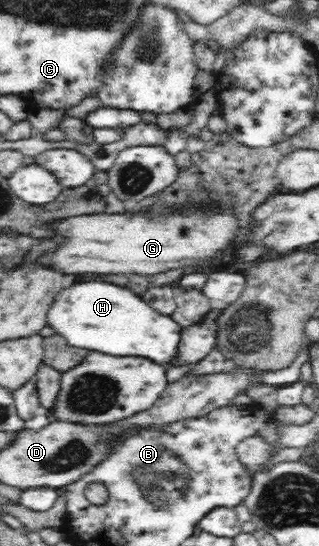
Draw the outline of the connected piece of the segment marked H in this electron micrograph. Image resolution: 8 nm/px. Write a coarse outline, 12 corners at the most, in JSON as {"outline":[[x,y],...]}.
{"outline":[[63,288],[46,323],[73,348],[175,358],[182,331],[131,290]]}

